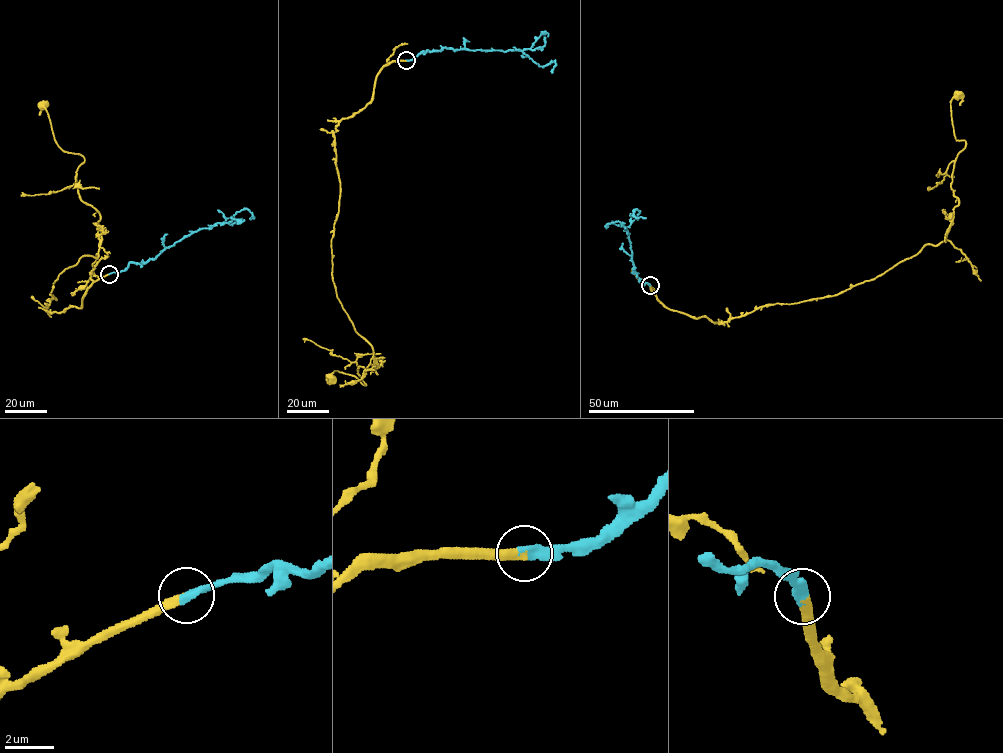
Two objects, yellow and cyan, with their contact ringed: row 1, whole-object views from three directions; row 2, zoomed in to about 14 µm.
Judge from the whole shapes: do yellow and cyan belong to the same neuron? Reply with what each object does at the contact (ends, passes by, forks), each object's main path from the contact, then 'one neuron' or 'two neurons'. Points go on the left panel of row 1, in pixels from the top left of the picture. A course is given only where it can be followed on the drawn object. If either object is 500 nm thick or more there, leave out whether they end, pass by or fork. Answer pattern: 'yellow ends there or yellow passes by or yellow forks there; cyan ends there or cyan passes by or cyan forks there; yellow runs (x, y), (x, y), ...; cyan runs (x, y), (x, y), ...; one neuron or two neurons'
yellow ends there; cyan ends there; yellow runs (109, 273), (80, 308), (46, 309), (101, 234), (78, 190), (84, 158), (58, 145), (43, 105); cyan runs (109, 273), (124, 271), (131, 262), (153, 259), (185, 237), (241, 210), (247, 208), (253, 217), (250, 219); one neuron

